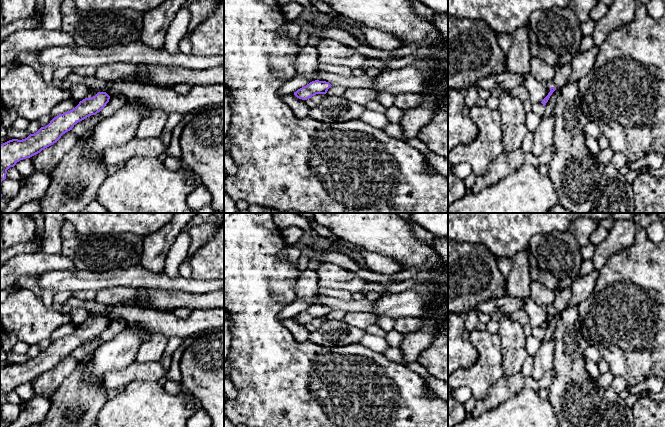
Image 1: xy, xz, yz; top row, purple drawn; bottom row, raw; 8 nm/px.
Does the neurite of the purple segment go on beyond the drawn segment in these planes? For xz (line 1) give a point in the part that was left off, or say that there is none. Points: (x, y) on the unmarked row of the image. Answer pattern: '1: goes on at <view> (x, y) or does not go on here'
1: does not go on here

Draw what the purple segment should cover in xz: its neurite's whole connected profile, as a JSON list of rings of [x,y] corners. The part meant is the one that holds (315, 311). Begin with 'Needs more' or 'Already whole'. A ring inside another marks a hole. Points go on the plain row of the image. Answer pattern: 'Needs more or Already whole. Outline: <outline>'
Already whole. Outline: [[[315,304],[298,313],[294,319],[302,324],[307,324],[316,318],[326,318],[332,309],[326,305]]]

